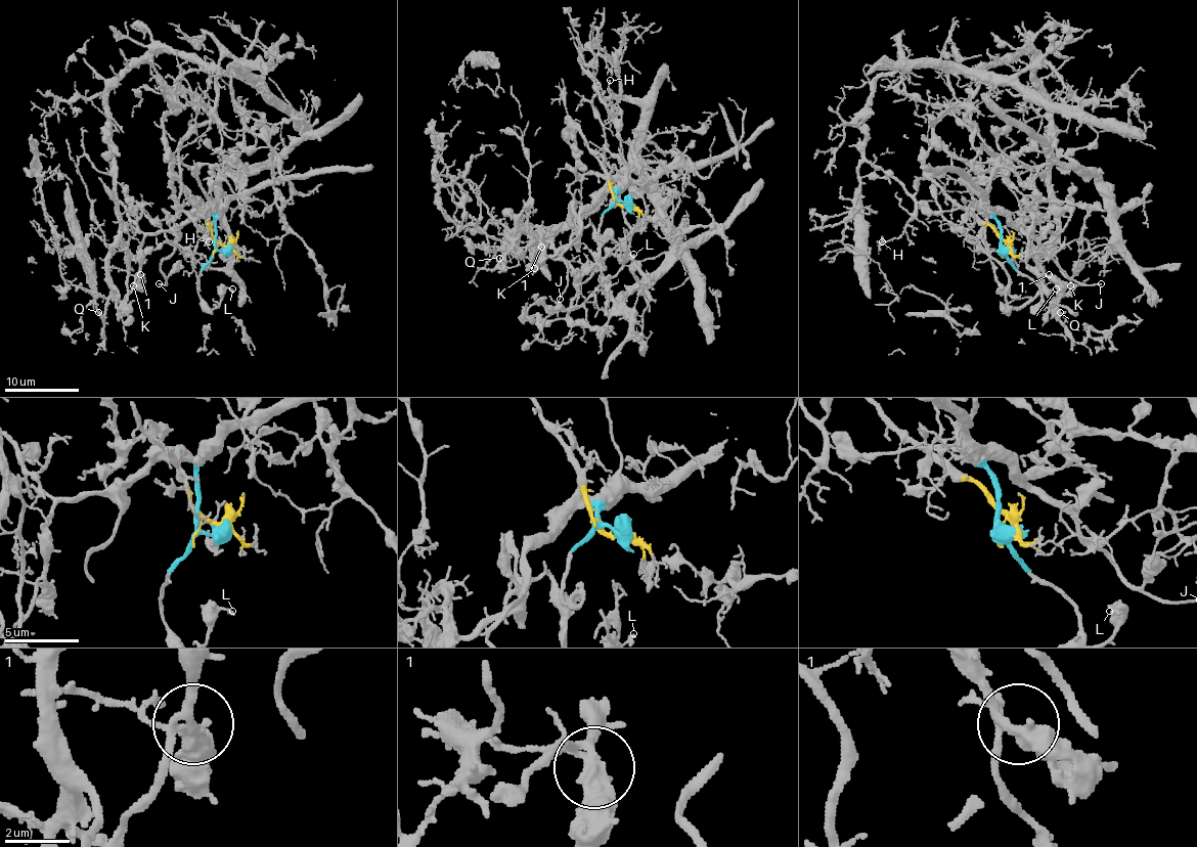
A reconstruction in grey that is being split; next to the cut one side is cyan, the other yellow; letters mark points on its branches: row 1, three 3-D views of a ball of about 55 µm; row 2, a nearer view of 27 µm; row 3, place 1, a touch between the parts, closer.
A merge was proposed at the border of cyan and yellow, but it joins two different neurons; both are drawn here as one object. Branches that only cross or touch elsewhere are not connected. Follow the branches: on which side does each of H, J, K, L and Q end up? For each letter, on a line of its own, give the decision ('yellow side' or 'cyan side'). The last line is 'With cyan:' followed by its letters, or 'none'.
H: yellow side
J: cyan side
K: cyan side
L: cyan side
Q: yellow side
With cyan: J, K, L

